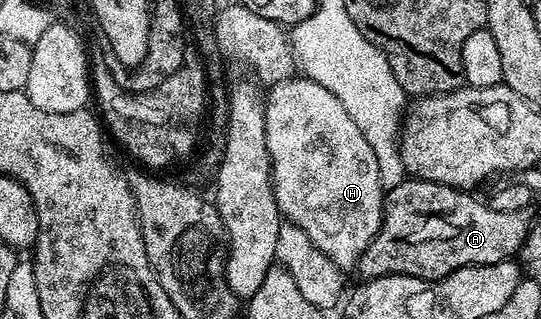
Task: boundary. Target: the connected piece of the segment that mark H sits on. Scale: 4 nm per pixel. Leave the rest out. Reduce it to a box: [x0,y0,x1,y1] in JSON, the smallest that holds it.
[265,78,385,269]

